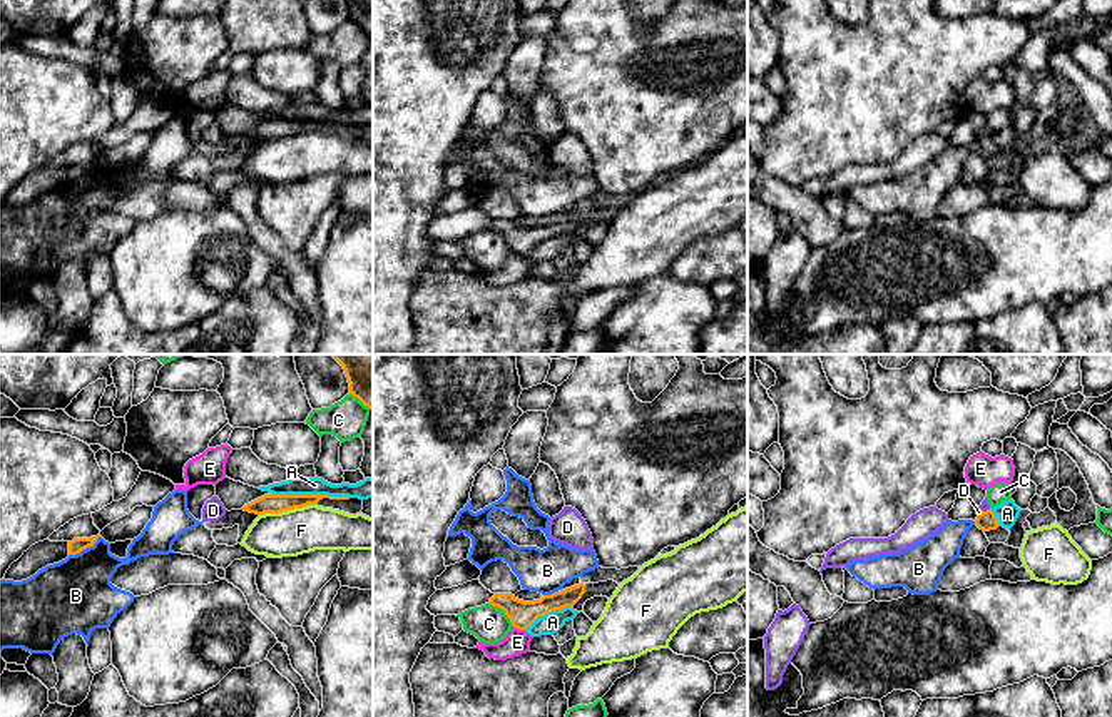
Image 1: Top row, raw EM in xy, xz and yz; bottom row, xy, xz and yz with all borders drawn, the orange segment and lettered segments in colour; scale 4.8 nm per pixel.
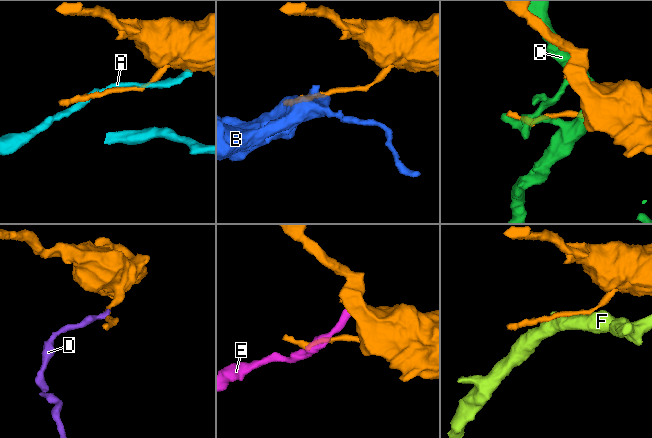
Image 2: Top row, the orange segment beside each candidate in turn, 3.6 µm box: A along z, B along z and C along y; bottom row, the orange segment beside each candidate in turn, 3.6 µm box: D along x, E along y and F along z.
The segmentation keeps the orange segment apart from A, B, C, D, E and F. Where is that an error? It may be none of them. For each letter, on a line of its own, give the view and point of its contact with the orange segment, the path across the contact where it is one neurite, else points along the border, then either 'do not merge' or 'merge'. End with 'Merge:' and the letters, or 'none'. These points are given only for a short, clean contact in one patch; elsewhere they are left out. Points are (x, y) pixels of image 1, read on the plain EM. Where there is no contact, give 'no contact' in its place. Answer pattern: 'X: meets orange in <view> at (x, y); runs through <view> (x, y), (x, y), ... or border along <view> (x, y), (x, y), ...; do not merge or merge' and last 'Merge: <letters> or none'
A: meets orange in xy at (311, 121); do not merge
B: meets orange in xy at (84, 174); do not merge
C: meets orange in xz at (504, 236); do not merge
D: meets orange in yz at (984, 137); border along yz (990, 134), (979, 141); do not merge
E: meets orange in xz at (520, 254); border along xz (515, 253), (525, 256); do not merge
F: meets orange in xy at (286, 136); do not merge
Merge: none

